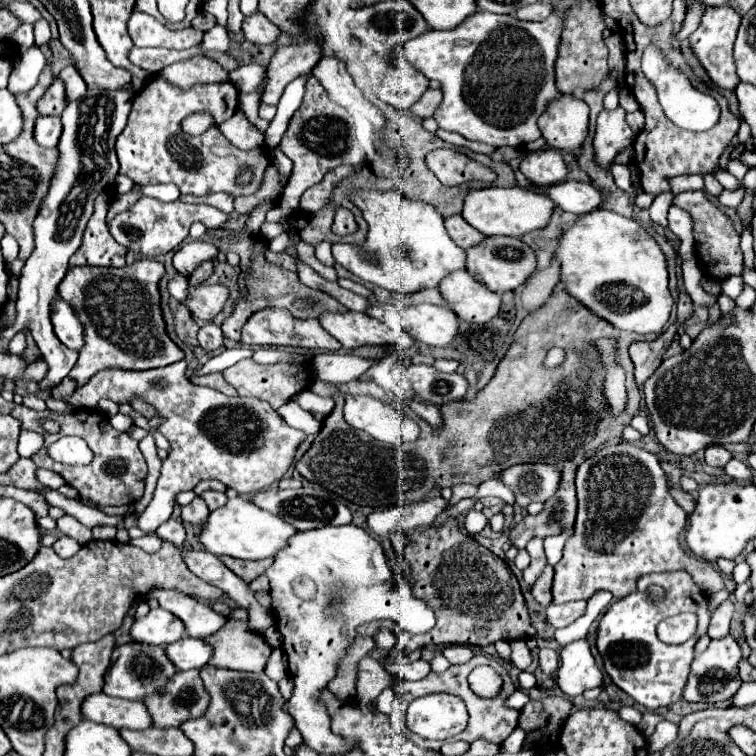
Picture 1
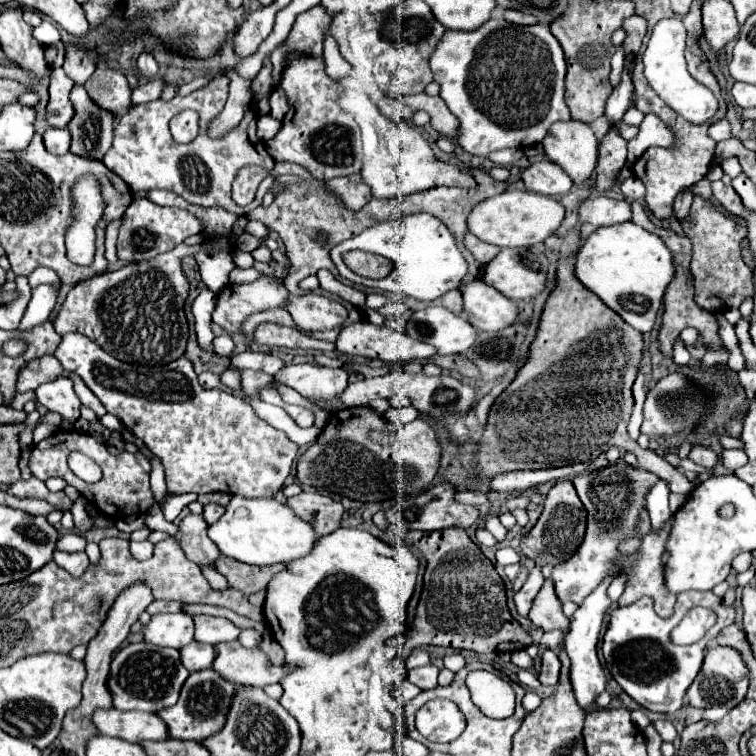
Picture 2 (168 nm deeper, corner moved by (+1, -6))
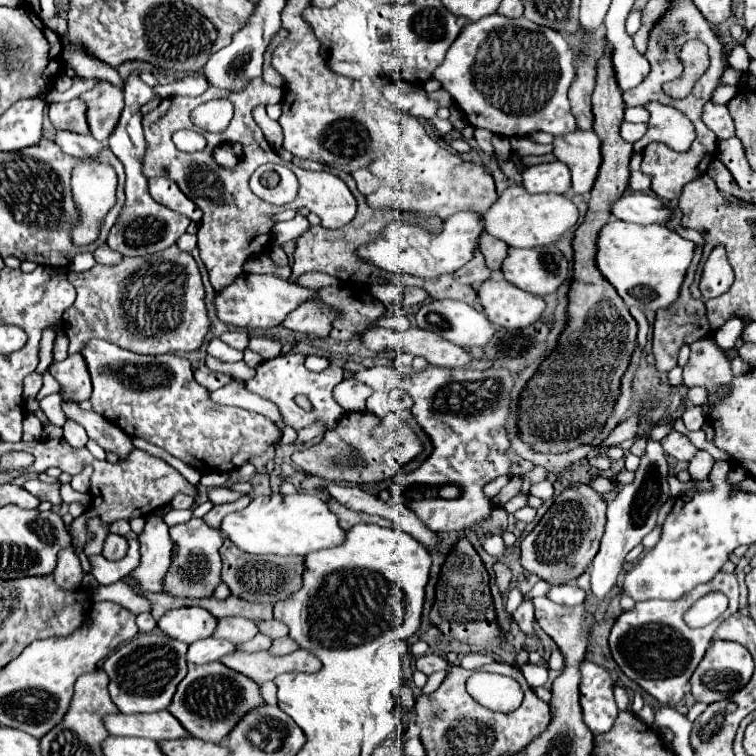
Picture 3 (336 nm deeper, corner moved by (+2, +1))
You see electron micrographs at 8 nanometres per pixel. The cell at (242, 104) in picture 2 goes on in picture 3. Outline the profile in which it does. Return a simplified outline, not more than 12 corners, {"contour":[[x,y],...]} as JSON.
{"contour":[[219,99],[191,113],[193,123],[211,133],[223,131],[233,117],[233,105]]}

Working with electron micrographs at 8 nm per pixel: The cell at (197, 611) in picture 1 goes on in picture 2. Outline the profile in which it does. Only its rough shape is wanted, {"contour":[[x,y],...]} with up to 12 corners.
{"contour":[[192,616],[194,640],[220,644],[236,640],[240,628],[226,618]]}

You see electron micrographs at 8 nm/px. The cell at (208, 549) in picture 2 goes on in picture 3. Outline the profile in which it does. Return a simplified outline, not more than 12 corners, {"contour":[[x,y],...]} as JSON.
{"contour":[[203,519],[171,527],[171,597],[211,597],[223,537]]}

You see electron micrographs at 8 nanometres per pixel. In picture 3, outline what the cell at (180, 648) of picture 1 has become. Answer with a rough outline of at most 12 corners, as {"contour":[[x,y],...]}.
{"contour":[[209,637],[189,645],[187,661],[219,661],[237,651],[235,643]]}

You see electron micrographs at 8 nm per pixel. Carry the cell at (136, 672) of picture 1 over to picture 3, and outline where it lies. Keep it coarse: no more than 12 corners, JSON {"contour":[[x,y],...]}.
{"contour":[[139,633],[103,663],[121,713],[169,707],[187,645]]}

